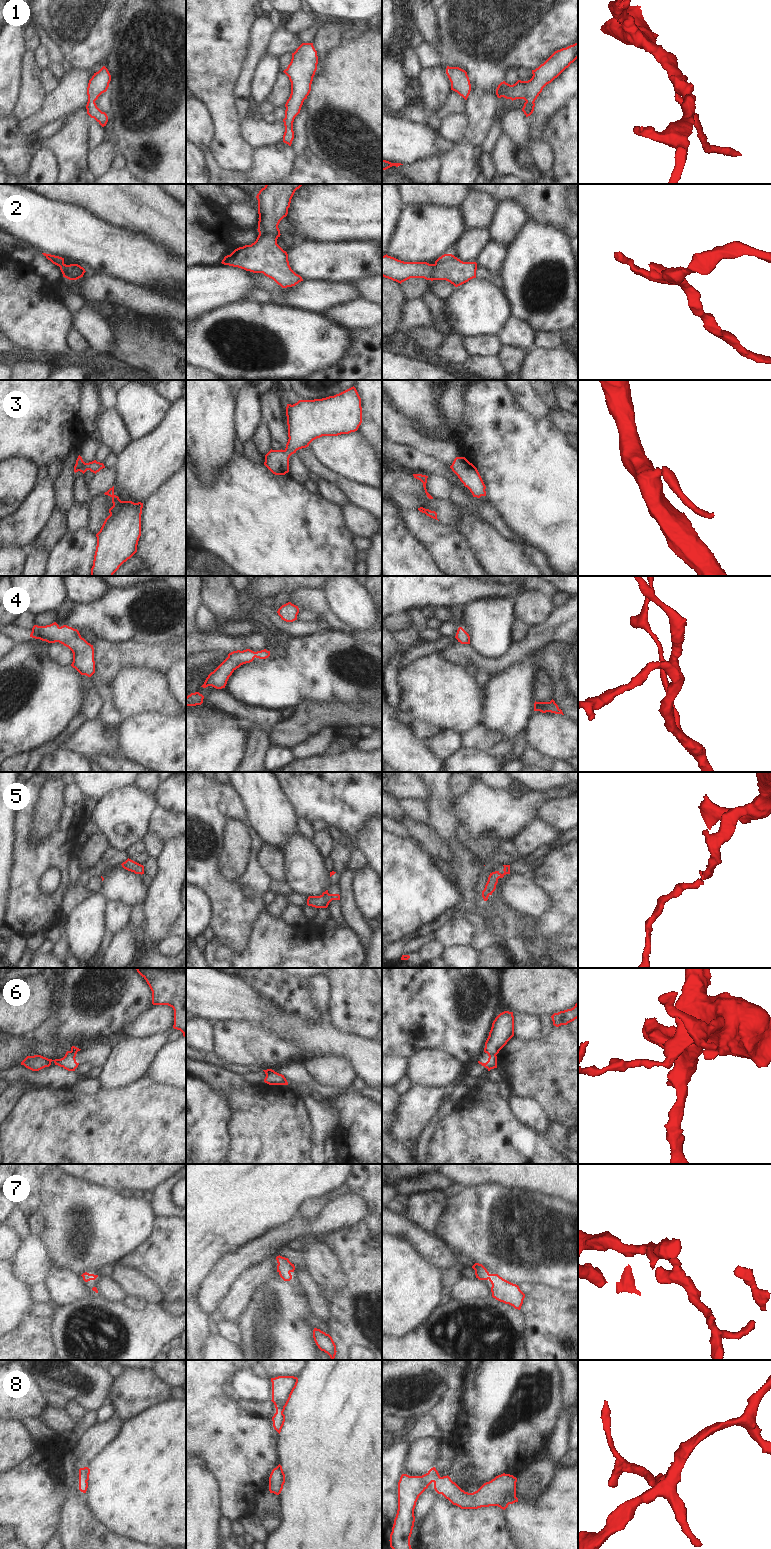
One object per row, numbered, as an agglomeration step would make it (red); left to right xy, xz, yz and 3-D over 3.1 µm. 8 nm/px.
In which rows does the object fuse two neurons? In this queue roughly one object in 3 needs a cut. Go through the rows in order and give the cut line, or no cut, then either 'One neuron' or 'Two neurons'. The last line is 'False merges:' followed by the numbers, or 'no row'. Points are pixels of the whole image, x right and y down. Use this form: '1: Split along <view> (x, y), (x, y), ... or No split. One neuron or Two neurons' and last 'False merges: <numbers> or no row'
1: No split. One neuron
2: No split. One neuron
3: No split. One neuron
4: No split. One neuron
5: No split. One neuron
6: Split along yz (484, 1050), (495, 1055). Two neurons
7: No split. One neuron
8: No split. One neuron
False merges: 6

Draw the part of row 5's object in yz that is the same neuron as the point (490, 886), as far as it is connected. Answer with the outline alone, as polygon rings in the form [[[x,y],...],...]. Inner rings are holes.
[[[503,865],[503,866],[504,866],[503,874],[501,874],[499,871],[490,873],[485,888],[482,891],[482,897],[484,901],[487,901],[488,897],[492,895],[492,893],[495,891],[498,879],[503,878],[506,874],[510,874],[510,865]]]

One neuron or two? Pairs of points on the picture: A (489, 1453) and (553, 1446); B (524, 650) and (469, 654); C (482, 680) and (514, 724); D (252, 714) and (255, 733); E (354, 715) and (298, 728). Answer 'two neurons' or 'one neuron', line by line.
A: two neurons
B: one neuron
C: two neurons
D: two neurons
E: one neuron

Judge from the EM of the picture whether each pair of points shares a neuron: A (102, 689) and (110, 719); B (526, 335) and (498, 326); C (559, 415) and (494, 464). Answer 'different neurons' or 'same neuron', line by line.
A: same neuron
B: same neuron
C: different neurons

